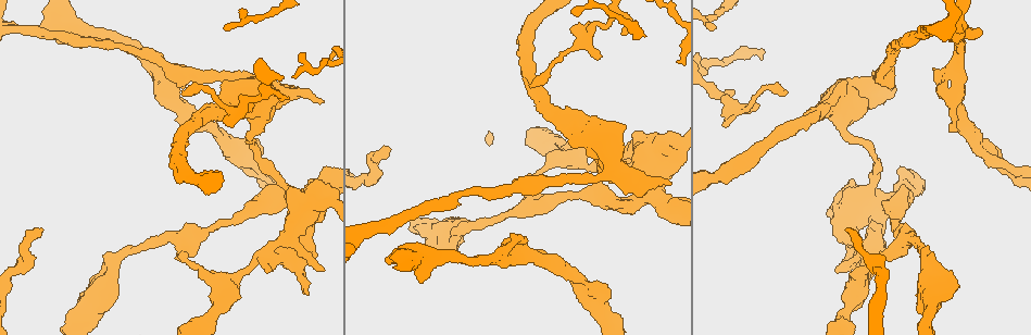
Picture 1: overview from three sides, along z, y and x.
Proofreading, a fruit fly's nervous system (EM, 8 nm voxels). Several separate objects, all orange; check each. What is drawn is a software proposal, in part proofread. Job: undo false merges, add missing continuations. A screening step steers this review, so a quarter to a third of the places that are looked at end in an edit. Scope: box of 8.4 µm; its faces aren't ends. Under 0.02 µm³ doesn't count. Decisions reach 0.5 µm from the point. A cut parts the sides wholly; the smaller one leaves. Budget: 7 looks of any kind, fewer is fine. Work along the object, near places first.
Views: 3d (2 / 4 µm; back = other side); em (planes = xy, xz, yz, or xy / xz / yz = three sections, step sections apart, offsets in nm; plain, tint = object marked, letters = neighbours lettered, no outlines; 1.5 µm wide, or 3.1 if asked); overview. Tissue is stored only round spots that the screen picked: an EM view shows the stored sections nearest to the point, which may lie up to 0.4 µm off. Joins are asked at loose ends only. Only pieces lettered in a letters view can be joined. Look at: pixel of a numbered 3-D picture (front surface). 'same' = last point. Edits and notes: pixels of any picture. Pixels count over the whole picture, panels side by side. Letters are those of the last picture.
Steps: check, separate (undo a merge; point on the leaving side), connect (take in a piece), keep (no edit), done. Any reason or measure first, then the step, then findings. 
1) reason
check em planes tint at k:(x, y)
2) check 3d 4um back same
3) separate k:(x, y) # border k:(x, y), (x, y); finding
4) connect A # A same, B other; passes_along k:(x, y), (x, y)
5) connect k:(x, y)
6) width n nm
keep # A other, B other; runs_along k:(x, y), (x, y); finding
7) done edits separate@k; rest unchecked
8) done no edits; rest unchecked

long arm stops here
check em xy step 4 tint at 1:(390, 149)

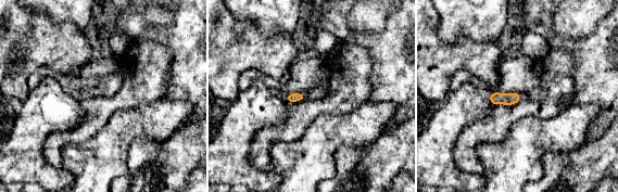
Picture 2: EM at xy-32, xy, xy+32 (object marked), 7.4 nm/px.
check em planes letters same

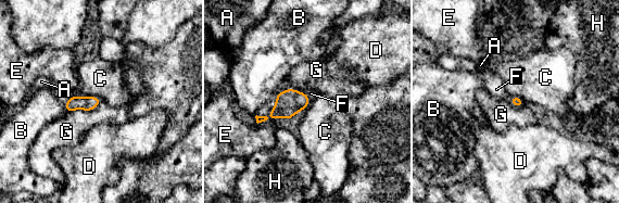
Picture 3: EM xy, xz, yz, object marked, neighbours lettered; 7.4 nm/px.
connect F # A other, B other, C other, D other, E other, F same, G other, H other; passes_along 3:(515, 101), (512, 99), (494, 84); the cell continues

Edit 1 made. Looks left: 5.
an open end
check em xy step 4 letters at 1:(600, 58)

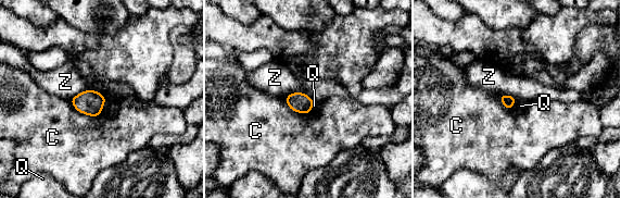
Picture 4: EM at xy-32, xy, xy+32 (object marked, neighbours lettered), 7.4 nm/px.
check em planes letters same

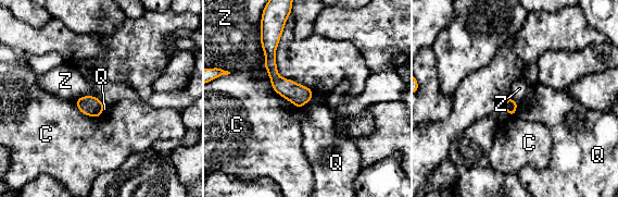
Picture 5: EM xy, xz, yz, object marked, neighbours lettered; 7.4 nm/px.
keep # C other, Q other, Z other; border 5:(260, 41), (264, 66), (272, 86); no lettered piece goes on from it

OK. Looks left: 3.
check 3d 4um at 1:(883, 103)

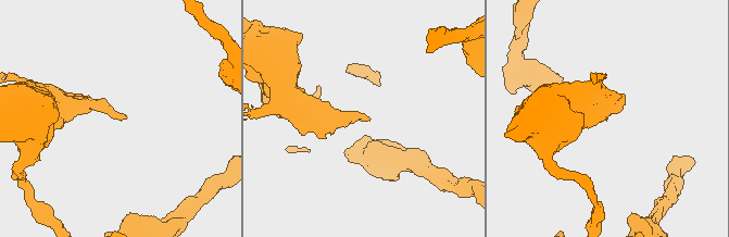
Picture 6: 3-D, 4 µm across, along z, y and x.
now the EM
check em planes letters at 6:(607, 117)

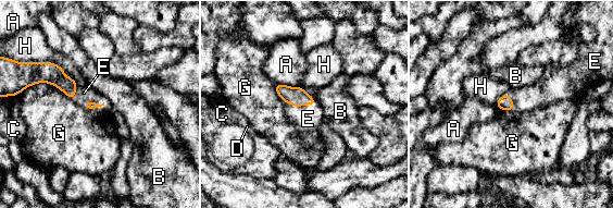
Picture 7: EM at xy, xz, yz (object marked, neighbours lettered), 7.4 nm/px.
longest_contact G 380 nm
connect E # A other, B other, C other, D other, E same, G other, H other; it goes on there

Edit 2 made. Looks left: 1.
done edits connect@3, connect@7; rest unchecked

